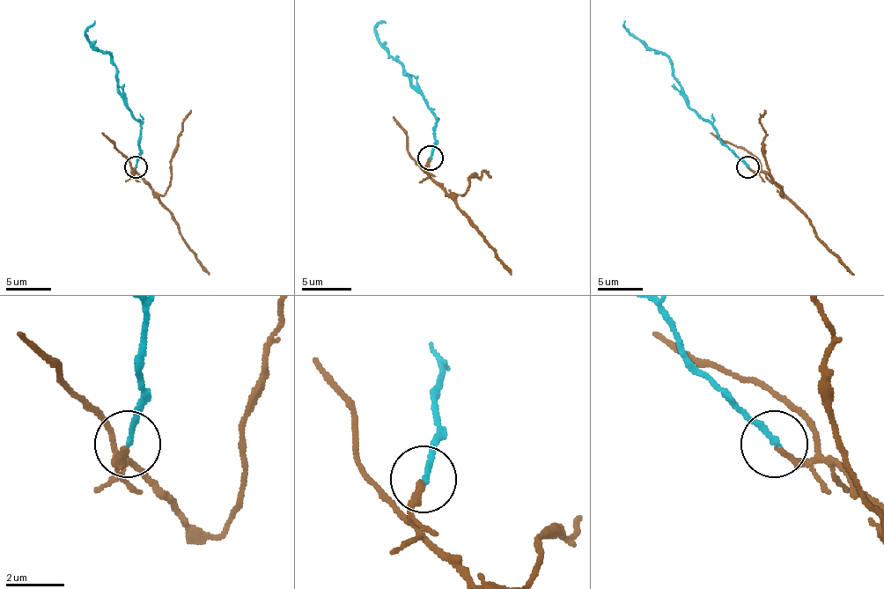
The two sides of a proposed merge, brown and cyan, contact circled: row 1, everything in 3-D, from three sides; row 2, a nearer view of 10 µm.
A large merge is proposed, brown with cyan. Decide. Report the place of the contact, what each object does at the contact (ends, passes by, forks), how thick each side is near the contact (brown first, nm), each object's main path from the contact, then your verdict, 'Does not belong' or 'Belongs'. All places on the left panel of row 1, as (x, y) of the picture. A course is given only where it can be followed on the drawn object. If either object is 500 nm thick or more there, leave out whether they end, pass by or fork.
Place: (136, 166). At the ring brown ends. At the ring cyan ends. Thickness 240 nm (brown) against 190 nm. Course of brown: (135, 167), (135, 172), (173, 215), (178, 233), (209, 274). Course of cyan: (135, 167), (142, 124), (126, 106), (112, 56), (87, 38), (84, 32), (94, 20). Belongs

